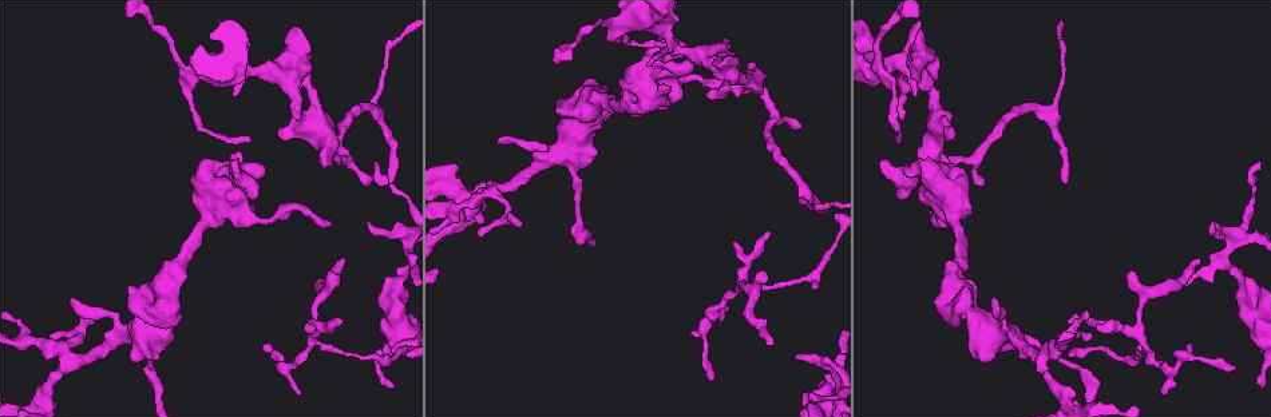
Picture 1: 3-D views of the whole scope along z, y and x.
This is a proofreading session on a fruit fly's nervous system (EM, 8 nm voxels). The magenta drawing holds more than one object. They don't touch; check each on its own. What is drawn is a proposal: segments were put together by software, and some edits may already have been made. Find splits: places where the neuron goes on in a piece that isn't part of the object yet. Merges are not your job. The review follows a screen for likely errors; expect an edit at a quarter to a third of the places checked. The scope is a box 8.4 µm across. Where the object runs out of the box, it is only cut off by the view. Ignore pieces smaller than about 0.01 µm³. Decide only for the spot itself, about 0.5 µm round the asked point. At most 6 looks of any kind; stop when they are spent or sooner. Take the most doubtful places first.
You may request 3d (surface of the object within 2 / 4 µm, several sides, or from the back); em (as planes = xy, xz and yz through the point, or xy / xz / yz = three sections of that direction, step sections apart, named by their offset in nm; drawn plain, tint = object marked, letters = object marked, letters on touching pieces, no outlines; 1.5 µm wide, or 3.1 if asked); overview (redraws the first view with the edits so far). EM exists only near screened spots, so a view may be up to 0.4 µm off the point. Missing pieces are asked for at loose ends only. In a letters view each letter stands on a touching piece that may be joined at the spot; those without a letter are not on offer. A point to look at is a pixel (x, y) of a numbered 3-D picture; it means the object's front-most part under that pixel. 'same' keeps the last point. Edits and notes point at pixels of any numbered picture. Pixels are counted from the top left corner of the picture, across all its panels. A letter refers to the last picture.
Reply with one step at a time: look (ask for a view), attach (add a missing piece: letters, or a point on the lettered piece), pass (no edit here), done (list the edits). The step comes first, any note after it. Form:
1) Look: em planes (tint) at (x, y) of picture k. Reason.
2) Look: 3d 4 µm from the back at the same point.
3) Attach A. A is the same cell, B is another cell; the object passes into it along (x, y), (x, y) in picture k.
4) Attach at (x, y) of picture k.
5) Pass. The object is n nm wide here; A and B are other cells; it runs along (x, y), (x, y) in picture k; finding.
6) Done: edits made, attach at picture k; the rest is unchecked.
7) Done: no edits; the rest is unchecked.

Look: em planes (tint) at (711, 380) of picture 1. An open end.

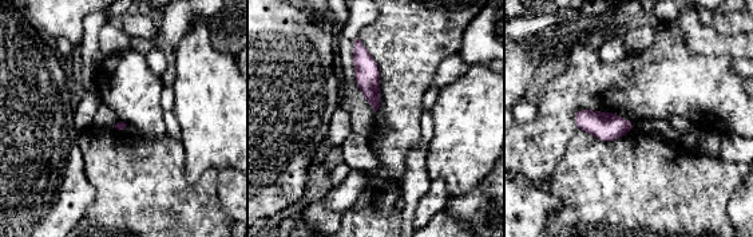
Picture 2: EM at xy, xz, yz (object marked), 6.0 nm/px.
Look: em planes (letters) at the same point.

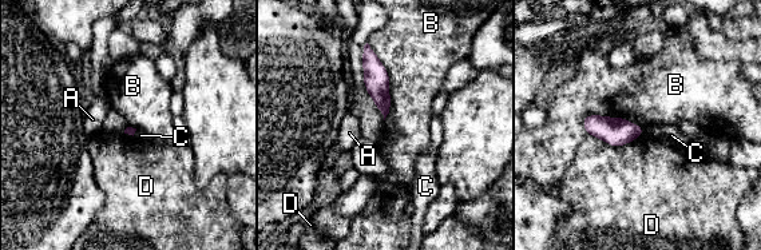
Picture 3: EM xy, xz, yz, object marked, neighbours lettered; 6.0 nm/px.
Pass. A, B, C and D are other cells; it runs along (367, 48), (385, 110) in picture 3; no lettered piece goes on from it.

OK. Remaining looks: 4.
Look: 3d 4 µm at (390, 182) of picture 1. Tapers out.

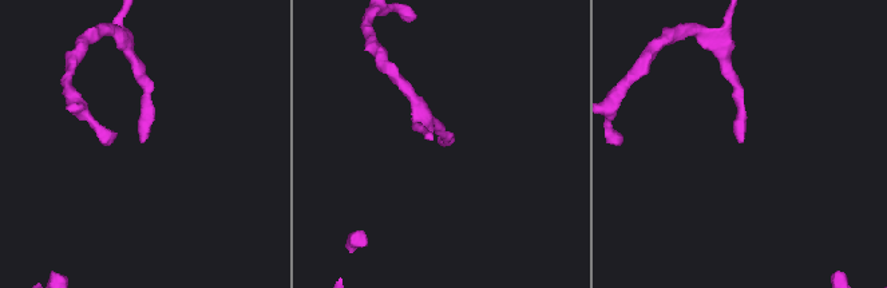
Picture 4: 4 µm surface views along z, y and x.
Look: em planes (letters) at (741, 140) of picture 4. Now the EM.

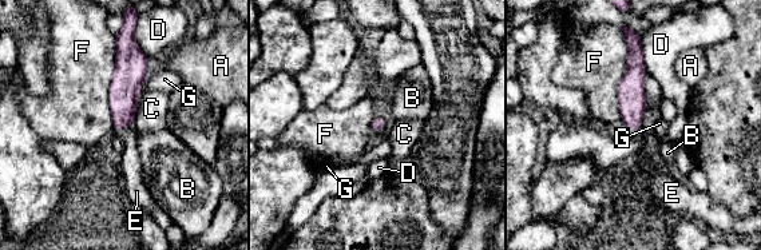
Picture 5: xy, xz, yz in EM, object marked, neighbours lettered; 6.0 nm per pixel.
Attach E. The object is 80 nm wide here; E is the same cell, A, B, C, D, F and G are other cells; the object passes into it along (125, 87), (123, 129), (131, 165) in picture 5; it goes on there.

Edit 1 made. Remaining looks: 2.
Look: em planes (letters) at (1086, 338) of picture 1. An open end.

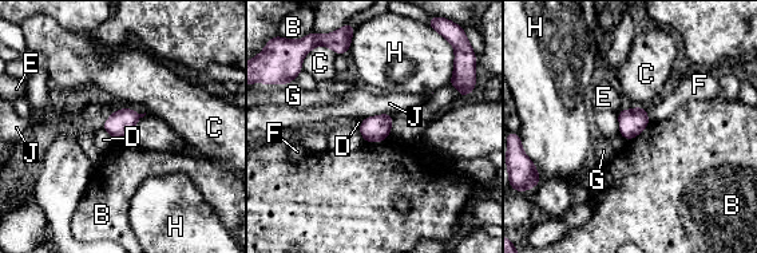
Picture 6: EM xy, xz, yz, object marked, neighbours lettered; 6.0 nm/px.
Attach D. D is the same cell, B, C, E, F, G, H and J are other cells; the neuron continues.

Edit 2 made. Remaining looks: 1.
Done: edits made, attach at picture 5, attach at picture 6; the rest is unchecked.

